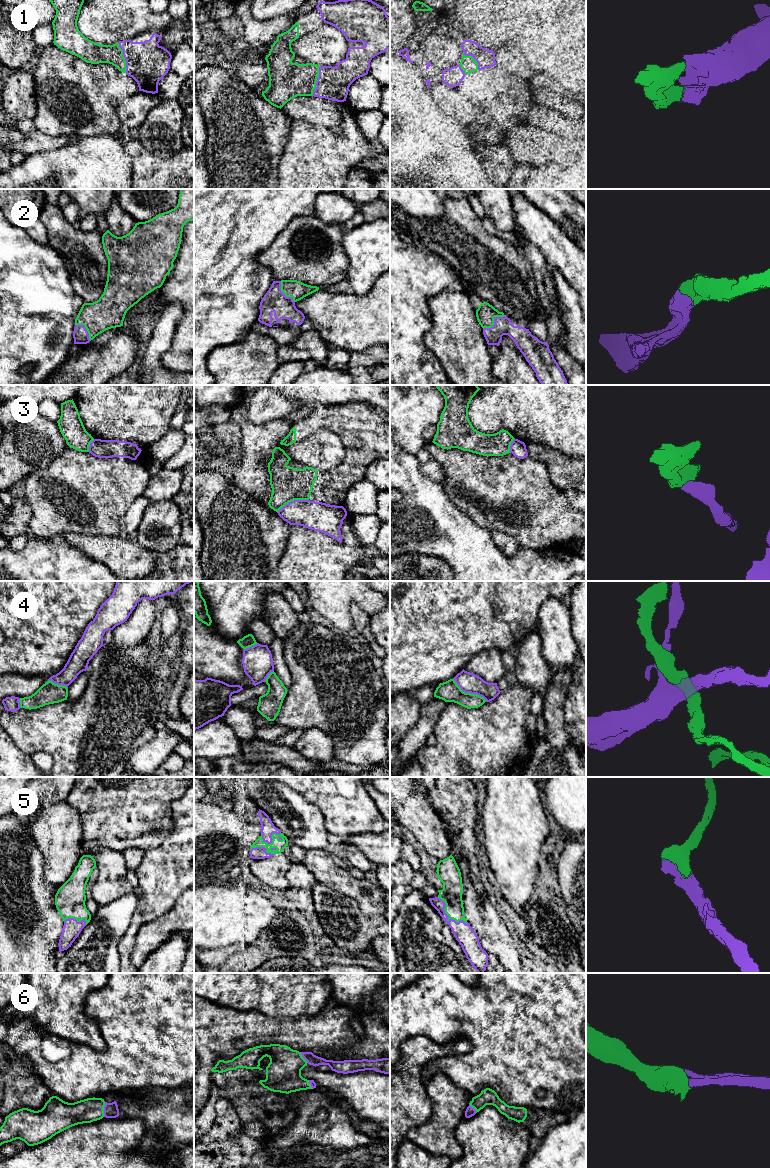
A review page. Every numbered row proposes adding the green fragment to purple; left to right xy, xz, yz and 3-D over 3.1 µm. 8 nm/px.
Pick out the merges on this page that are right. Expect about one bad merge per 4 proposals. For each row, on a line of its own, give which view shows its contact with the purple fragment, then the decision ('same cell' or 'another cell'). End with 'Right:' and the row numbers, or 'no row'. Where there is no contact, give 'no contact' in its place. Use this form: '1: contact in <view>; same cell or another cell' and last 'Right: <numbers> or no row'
1: contact in xy; same cell
2: contact in yz; same cell
3: contact in xz; another cell
4: contact in yz; another cell
5: contact in yz; same cell
6: contact in xy; same cell
Right: 1, 2, 5, 6

